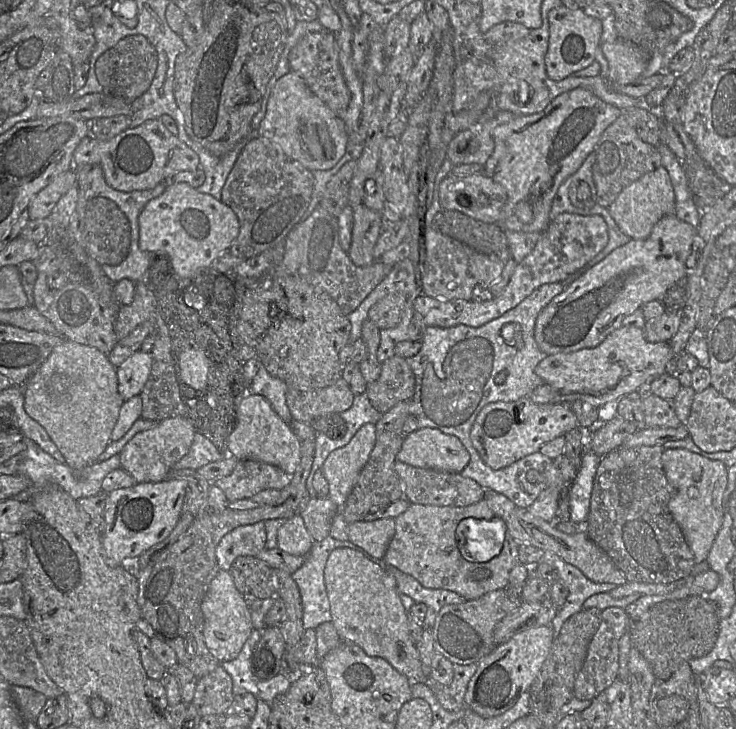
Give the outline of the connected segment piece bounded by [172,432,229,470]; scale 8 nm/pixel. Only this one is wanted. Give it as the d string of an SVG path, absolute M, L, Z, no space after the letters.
M196 432L189 452L172 467L172 470L197 470L227 456L228 452L221 452L209 439Z

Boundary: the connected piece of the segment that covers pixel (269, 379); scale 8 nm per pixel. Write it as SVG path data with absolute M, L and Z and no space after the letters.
M256 356L258 371L252 382L246 388L246 395L257 394L269 401L273 410L285 422L291 422L292 416L286 403L287 384L272 376Z

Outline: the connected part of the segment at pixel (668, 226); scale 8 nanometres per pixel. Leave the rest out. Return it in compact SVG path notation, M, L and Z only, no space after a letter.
M675 213L663 216L653 226L650 235L646 239L630 239L630 241L624 244L623 246L614 249L604 259L602 259L600 262L589 268L578 279L576 279L569 285L566 285L565 290L559 295L555 296L551 300L551 302L541 310L541 312L537 317L535 330L534 330L534 337L538 347L548 356L557 353L575 352L581 349L594 348L598 346L610 333L622 327L623 319L626 316L640 309L641 306L644 305L645 303L648 303L653 300L661 300L661 297L672 285L677 283L680 279L686 277L689 274L689 269L693 269L696 266L698 255L699 255L699 240L698 240L697 228L678 219Z

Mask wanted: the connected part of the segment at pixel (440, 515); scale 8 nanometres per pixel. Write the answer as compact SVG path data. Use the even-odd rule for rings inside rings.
M484 499L464 507L410 503L408 509L395 518L395 534L383 559L388 565L413 576L425 588L450 590L468 601L508 587L510 571L519 563L519 547L505 522L494 514Z

